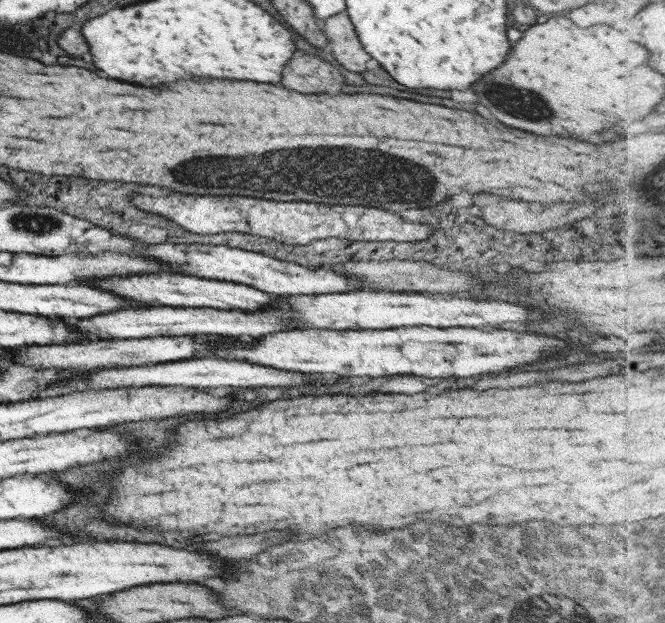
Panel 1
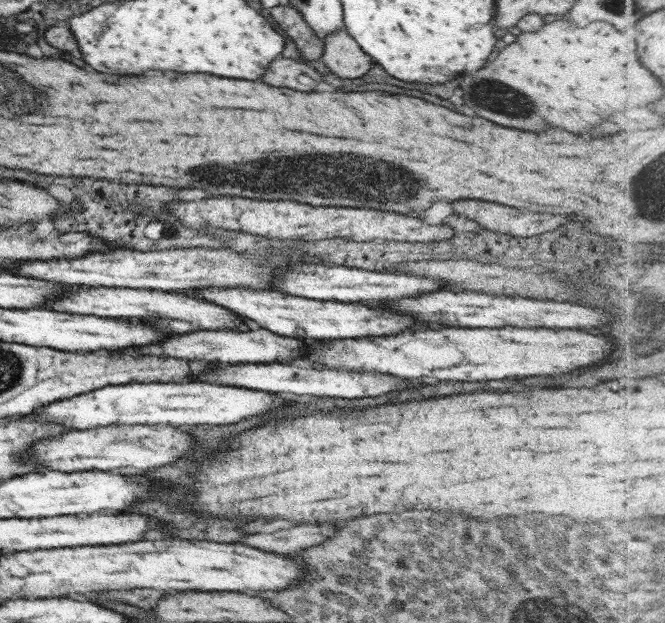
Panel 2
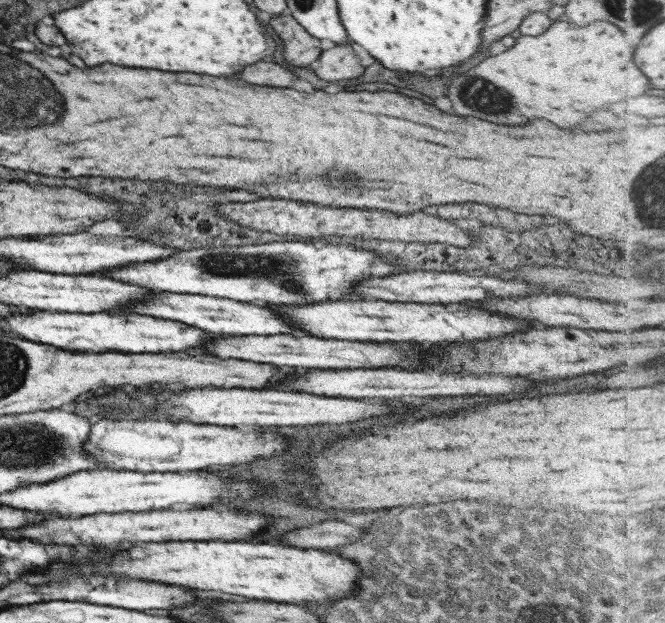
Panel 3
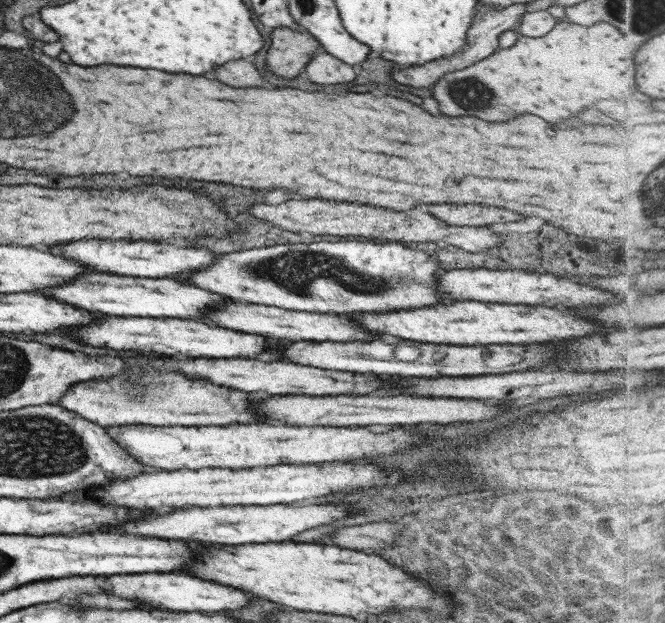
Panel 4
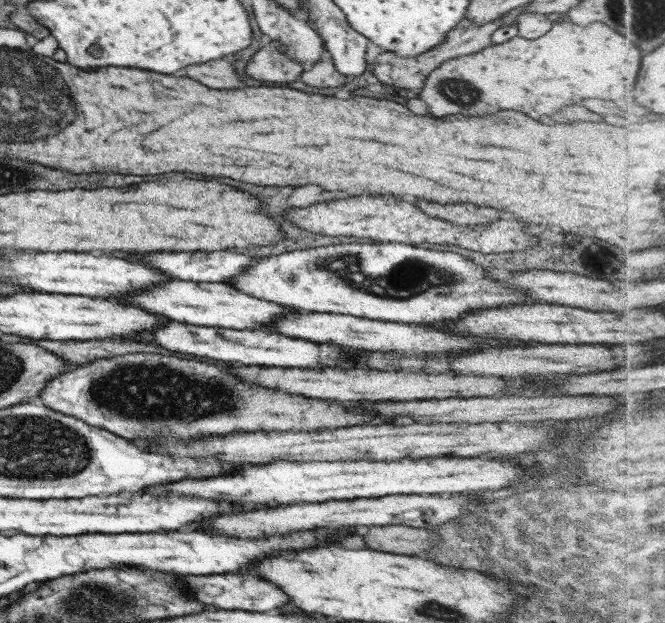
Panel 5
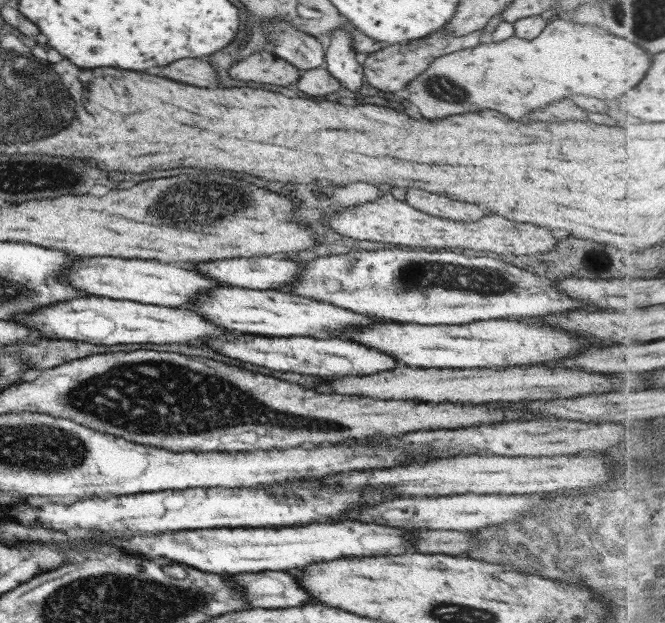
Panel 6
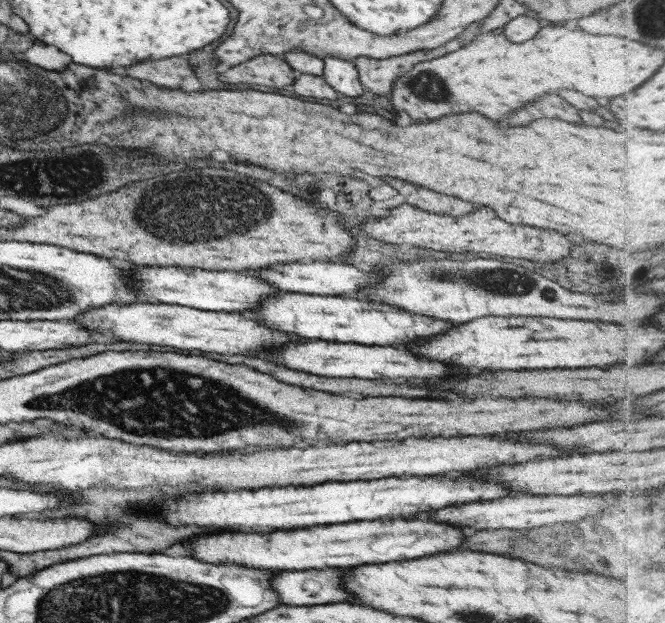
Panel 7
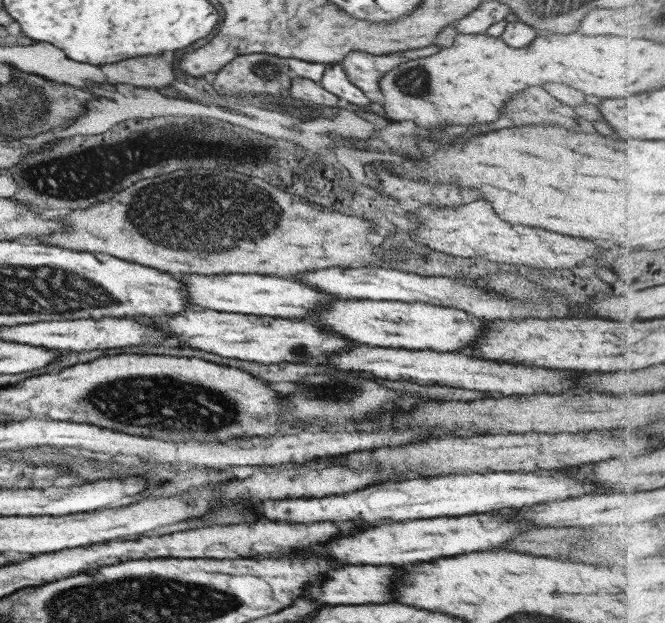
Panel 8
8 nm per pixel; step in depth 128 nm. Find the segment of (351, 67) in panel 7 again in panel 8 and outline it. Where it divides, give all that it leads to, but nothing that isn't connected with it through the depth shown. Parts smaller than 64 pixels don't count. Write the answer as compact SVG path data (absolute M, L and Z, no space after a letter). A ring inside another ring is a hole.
M340 63L325 65L323 77L320 84L332 94L345 98L351 105L368 106L371 100L356 85L353 85Z

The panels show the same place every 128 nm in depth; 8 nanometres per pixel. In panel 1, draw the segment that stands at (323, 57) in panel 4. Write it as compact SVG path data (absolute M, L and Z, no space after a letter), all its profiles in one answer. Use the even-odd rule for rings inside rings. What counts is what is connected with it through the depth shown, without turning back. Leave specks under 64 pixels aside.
M344 9L334 16L321 22L325 35L330 42L329 48L340 66L352 72L364 72L370 54L364 52L361 40L358 38L355 26L350 20L348 11Z

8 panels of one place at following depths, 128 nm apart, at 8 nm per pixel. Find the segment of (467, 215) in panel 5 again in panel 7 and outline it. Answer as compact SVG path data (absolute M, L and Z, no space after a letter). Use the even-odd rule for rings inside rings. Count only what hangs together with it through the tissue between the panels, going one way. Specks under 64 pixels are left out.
M394 178L386 180L386 182L392 184L394 188L398 188L398 192L406 198L406 204L426 212L458 217L466 216L476 209L474 204L470 204L470 202L464 202L464 200L458 200L458 198L450 198L450 196L444 196L444 194L436 194L432 190L408 184L408 182L400 182L400 180L394 180ZM422 198L426 198L426 202L422 202Z

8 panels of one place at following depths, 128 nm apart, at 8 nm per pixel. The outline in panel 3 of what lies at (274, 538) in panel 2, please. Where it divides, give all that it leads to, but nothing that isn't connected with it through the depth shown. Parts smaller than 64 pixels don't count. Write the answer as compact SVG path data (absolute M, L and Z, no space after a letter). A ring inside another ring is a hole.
M326 520L326 522L320 522L310 528L298 528L288 534L282 534L280 544L288 544L288 546L296 546L296 548L316 548L316 550L324 548L334 551L332 548L359 541L362 533L360 528L348 526L344 522Z

